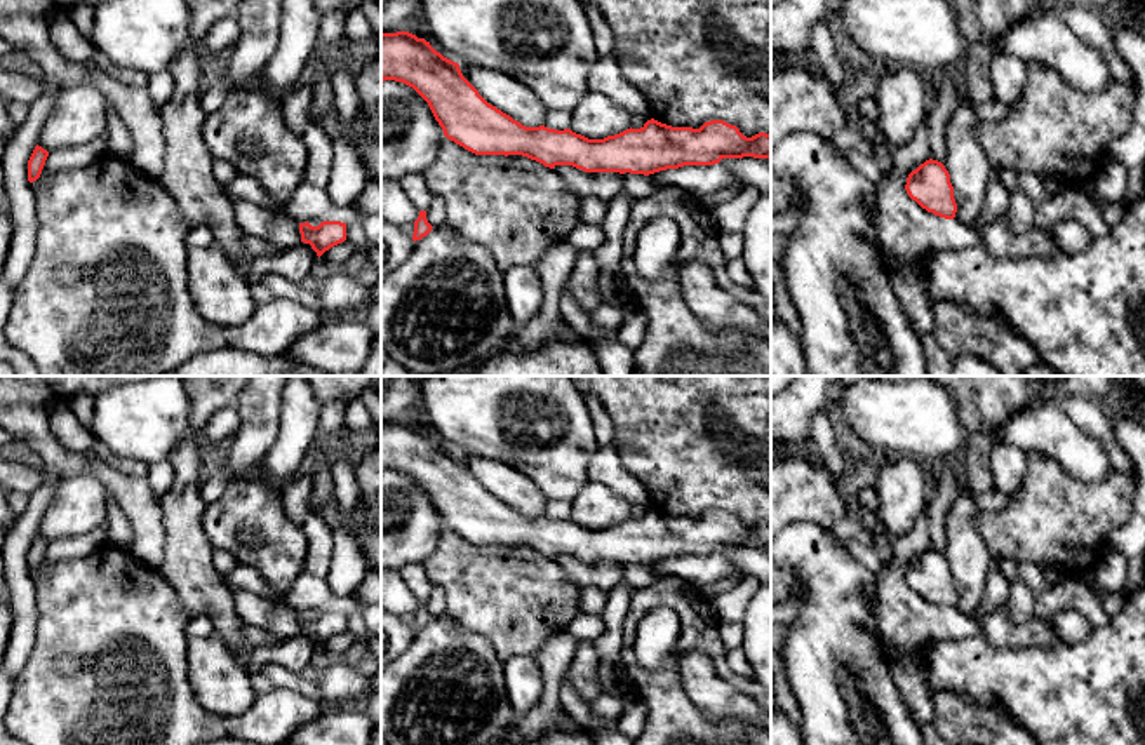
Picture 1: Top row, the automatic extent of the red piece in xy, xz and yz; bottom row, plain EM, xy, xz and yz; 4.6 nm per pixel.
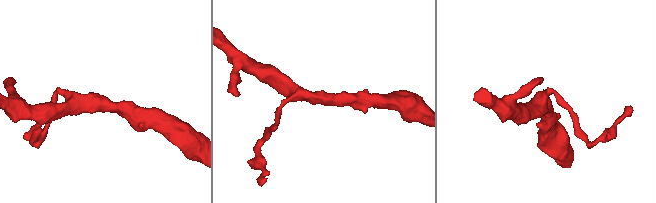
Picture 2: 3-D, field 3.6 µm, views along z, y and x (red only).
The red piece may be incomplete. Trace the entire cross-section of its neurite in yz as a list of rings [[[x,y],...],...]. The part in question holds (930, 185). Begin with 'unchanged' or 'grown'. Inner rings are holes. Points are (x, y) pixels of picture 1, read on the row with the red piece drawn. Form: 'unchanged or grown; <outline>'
unchanged; [[[929,158],[921,164],[908,174],[905,190],[927,212],[945,219],[955,218],[954,186],[941,162]]]

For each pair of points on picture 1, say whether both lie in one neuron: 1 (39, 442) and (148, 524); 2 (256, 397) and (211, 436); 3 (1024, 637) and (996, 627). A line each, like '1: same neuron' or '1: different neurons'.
1: same neuron
2: different neurons
3: same neuron

